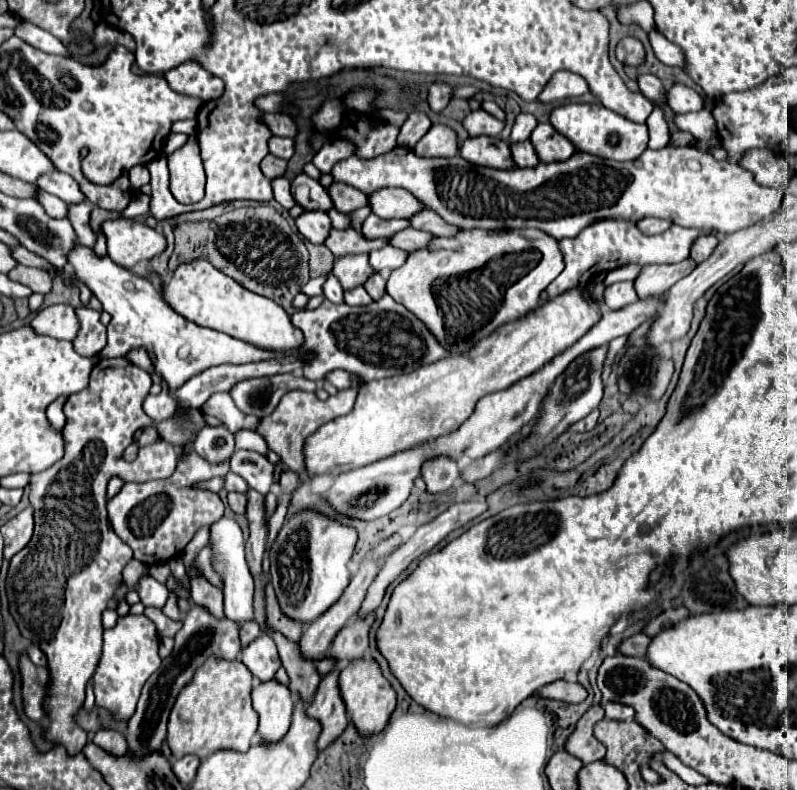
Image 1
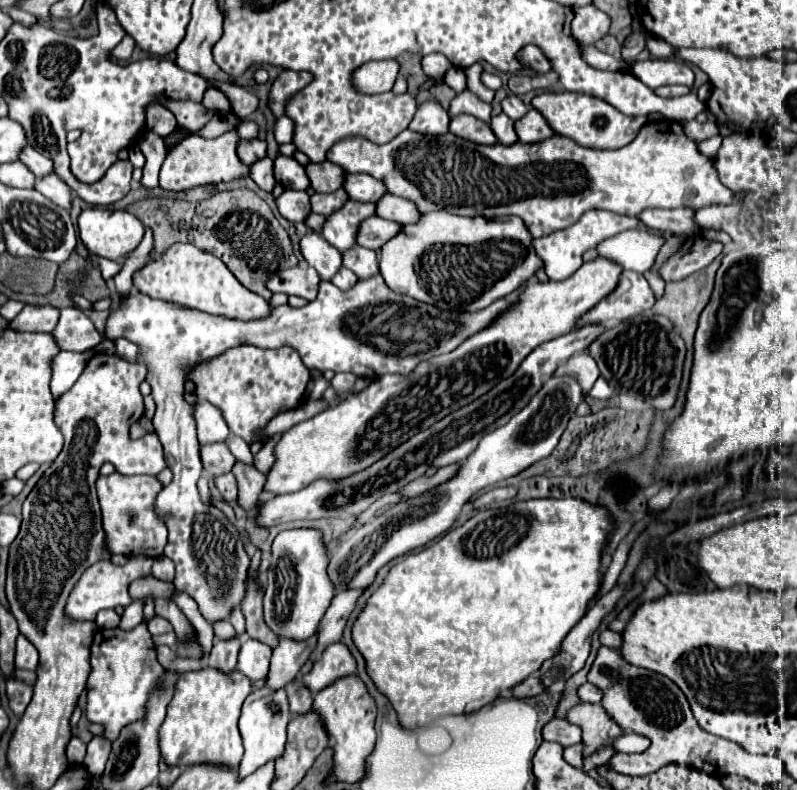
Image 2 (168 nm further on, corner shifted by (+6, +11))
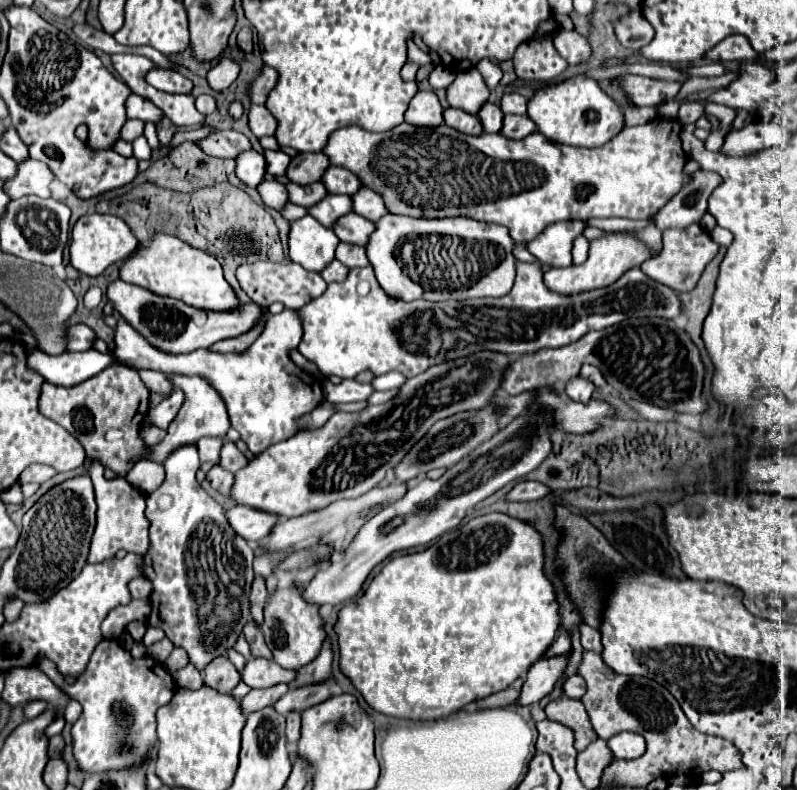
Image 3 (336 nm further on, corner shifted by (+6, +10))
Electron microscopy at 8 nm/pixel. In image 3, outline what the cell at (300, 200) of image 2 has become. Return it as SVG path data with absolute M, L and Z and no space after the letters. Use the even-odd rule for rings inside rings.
M276 179L260 183L260 189L258 189L258 191L260 191L260 195L262 195L264 203L266 203L268 207L276 209L276 211L282 211L282 209L290 203L286 185L284 185L284 183L280 183L280 181L276 181Z

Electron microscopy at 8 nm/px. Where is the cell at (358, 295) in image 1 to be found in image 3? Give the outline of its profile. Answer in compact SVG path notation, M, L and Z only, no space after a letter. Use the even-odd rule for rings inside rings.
M332 261L332 267L326 267L320 275L326 279L326 283L342 283L348 277L348 267L344 267L340 261Z

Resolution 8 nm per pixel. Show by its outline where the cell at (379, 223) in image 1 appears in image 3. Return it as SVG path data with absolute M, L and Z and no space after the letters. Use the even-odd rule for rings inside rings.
M328 195L328 199L320 201L314 209L308 209L308 213L322 223L324 227L334 227L334 223L352 211L352 197L348 195Z

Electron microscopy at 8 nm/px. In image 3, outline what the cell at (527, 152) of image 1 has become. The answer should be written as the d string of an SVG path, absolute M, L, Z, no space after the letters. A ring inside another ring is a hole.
M486 103L486 105L480 109L478 117L480 117L486 133L500 133L500 131L502 131L504 113L500 111L500 107L496 107L496 105L492 105L492 103Z

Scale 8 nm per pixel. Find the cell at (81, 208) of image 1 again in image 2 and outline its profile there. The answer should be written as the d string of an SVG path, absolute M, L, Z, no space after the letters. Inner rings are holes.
M48 174L44 178L36 178L34 190L44 194L46 198L50 198L58 206L62 206L66 210L70 208L70 188L56 174Z

